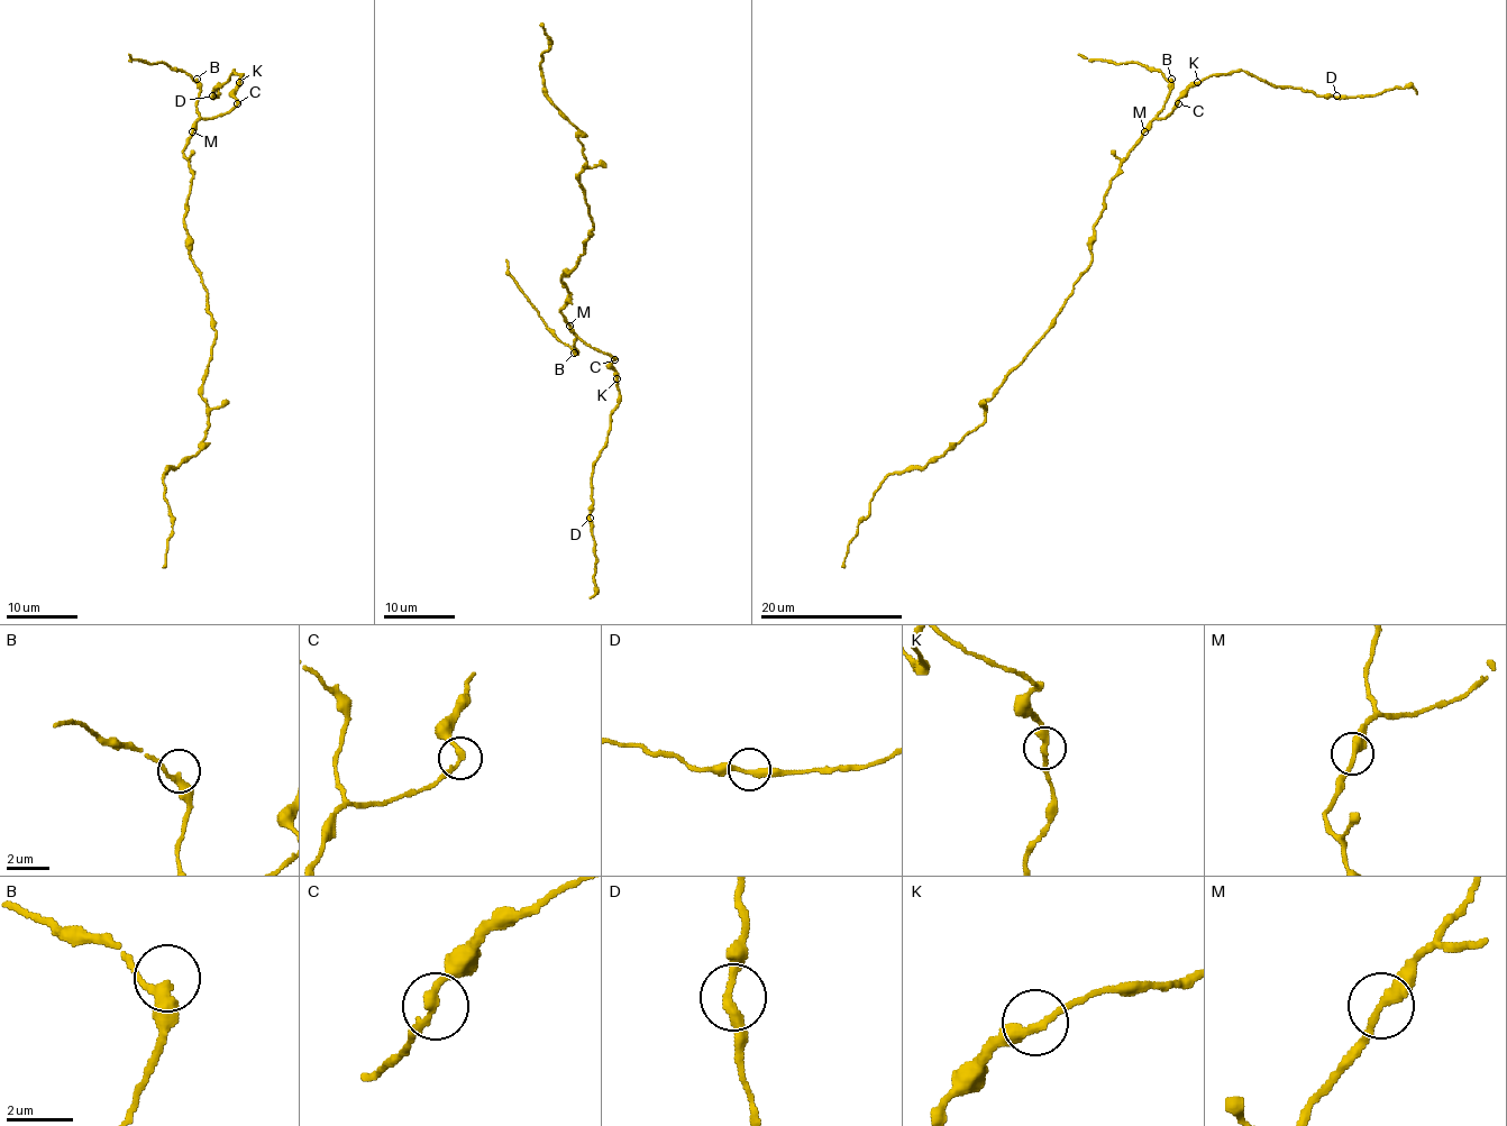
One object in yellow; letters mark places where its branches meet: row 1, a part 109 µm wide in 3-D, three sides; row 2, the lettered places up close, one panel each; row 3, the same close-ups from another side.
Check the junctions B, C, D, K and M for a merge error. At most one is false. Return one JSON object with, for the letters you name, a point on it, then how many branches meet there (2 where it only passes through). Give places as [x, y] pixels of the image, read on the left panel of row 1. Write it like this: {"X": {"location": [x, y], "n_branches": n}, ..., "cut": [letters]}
{"cut": []}

